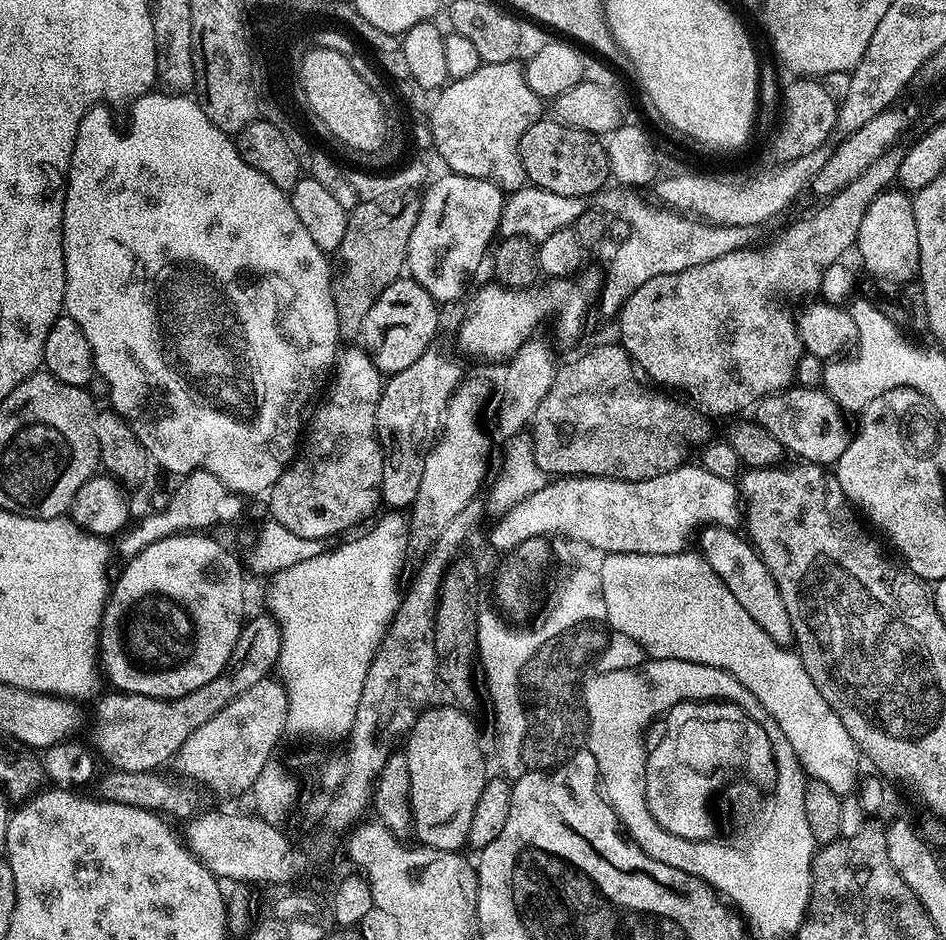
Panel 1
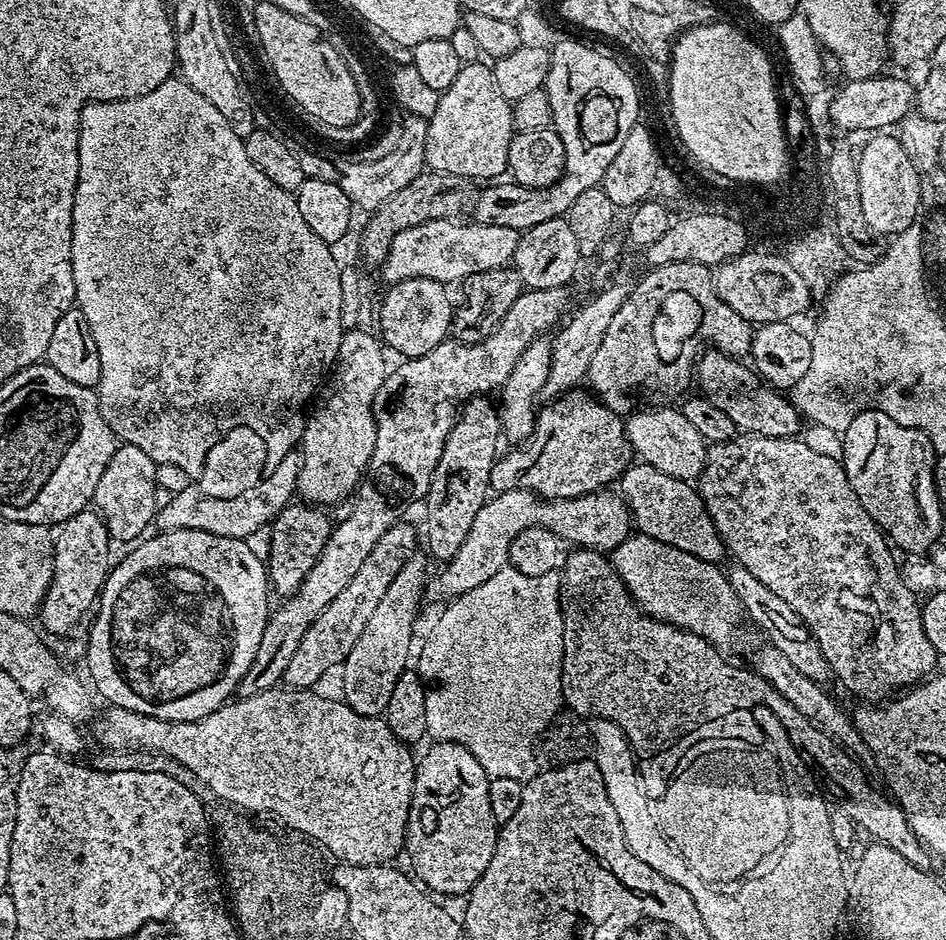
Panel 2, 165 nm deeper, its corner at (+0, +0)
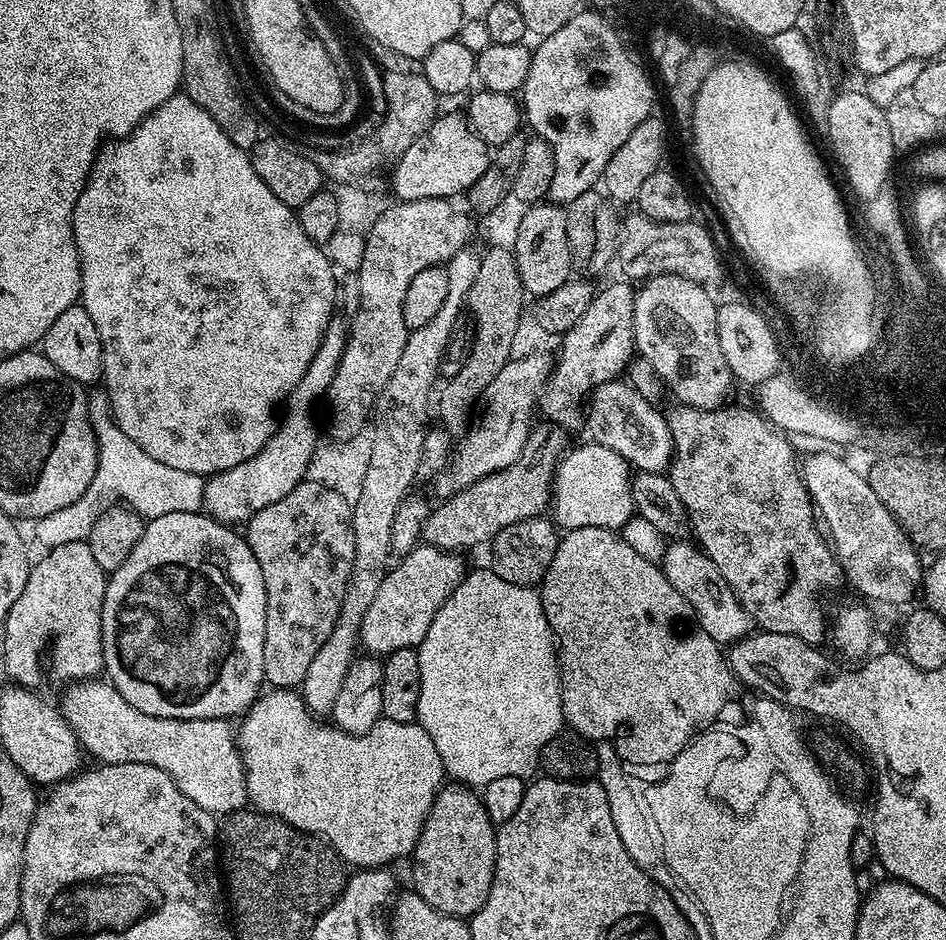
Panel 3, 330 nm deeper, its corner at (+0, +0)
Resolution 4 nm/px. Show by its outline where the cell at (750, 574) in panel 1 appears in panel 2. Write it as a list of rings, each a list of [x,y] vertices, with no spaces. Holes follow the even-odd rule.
[[[633,462],[620,477],[618,492],[628,505],[635,531],[639,535],[666,542],[666,546],[674,546],[686,554],[694,554],[694,558],[702,558],[702,562],[714,565],[719,565],[720,559],[726,556],[724,540],[704,509],[699,491],[689,481],[670,478],[670,474],[654,470],[654,466]]]

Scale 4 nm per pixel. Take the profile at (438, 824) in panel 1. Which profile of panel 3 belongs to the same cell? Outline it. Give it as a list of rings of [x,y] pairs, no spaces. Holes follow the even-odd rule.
[[[456,782],[449,783],[440,789],[410,857],[410,863],[412,863],[411,887],[423,900],[430,902],[434,910],[447,916],[471,918],[486,902],[496,869],[497,825],[493,824],[491,818],[486,814],[483,799],[477,793],[475,796],[472,792],[475,791],[471,787],[461,786]]]

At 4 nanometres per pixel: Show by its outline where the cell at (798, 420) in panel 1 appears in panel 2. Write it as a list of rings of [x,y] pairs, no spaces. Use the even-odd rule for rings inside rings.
[[[705,351],[699,357],[694,373],[698,388],[700,384],[699,391],[707,400],[714,402],[714,406],[718,406],[718,410],[722,410],[722,414],[726,414],[741,433],[766,438],[796,436],[802,428],[802,417],[791,399],[781,389],[761,380],[755,367],[745,364],[725,352]]]

